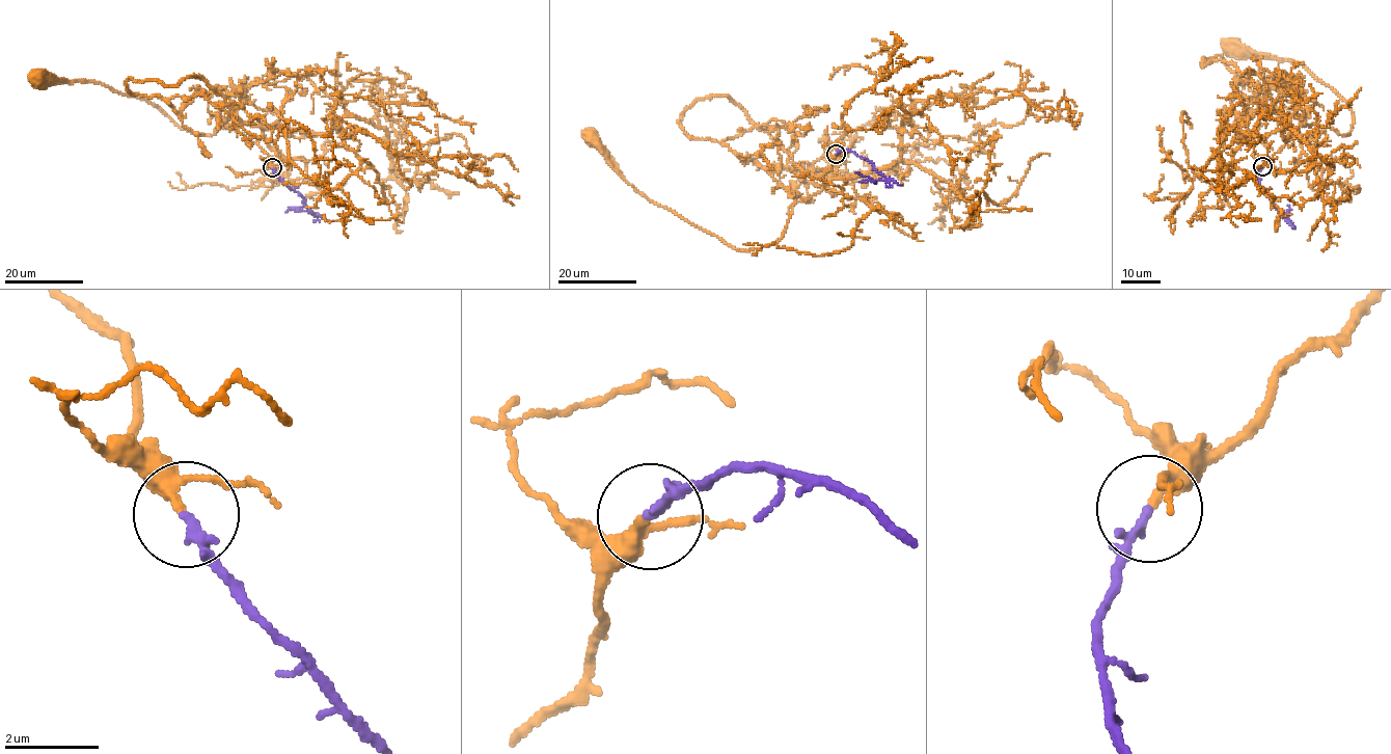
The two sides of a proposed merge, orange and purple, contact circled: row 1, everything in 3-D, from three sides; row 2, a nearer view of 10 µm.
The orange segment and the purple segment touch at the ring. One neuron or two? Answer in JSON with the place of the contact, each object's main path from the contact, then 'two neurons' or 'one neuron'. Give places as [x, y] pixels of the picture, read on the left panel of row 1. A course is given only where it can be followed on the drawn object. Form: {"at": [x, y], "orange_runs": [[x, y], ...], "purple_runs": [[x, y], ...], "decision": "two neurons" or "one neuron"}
{"at": [272, 167], "orange_runs": [[271, 168], [257, 126], [199, 135], [109, 86], [46, 85], [36, 78]], "purple_runs": [[272, 168], [314, 213], [285, 212]], "decision": "one neuron"}

